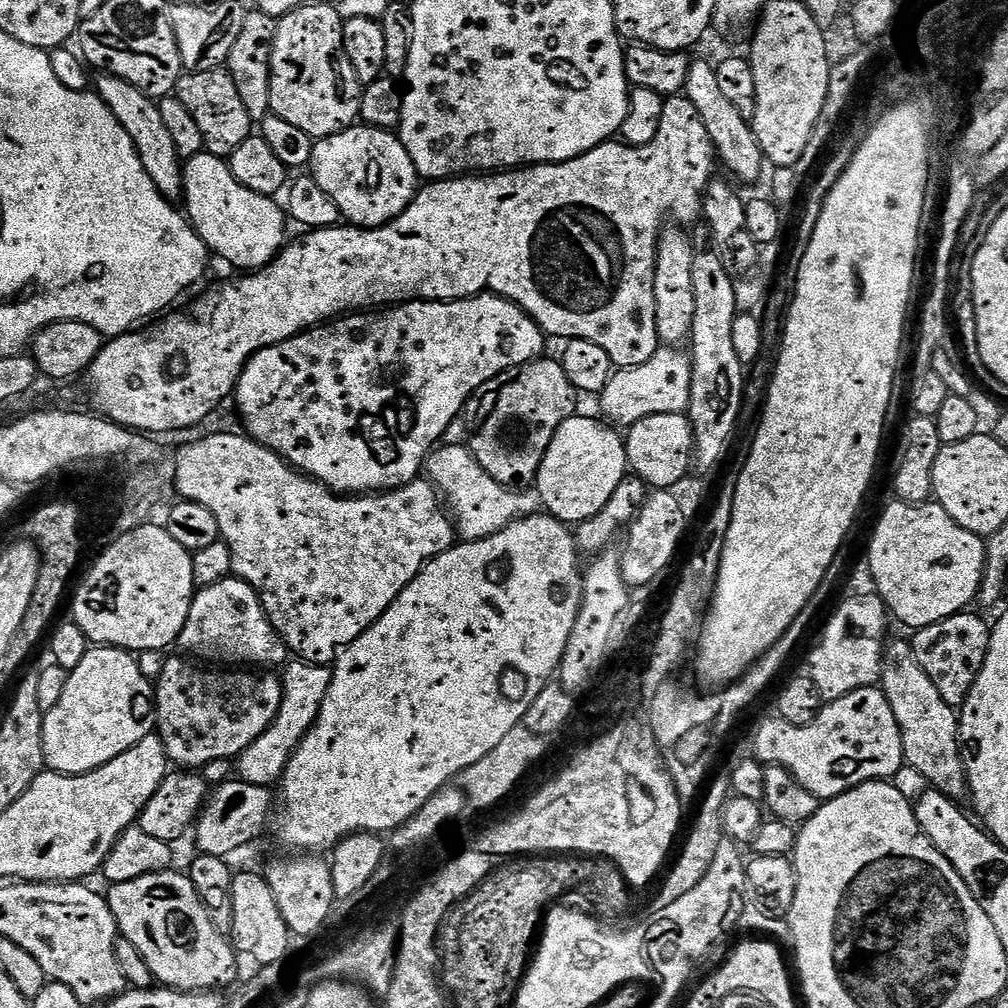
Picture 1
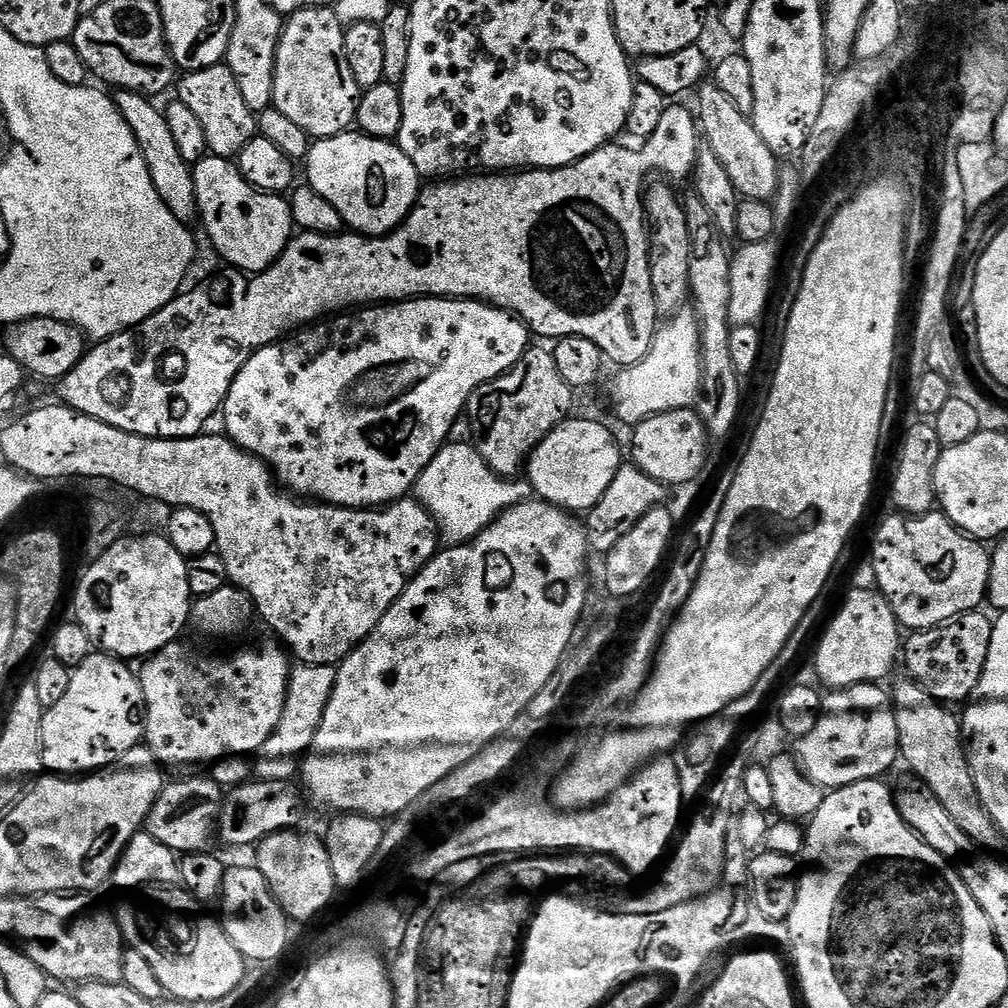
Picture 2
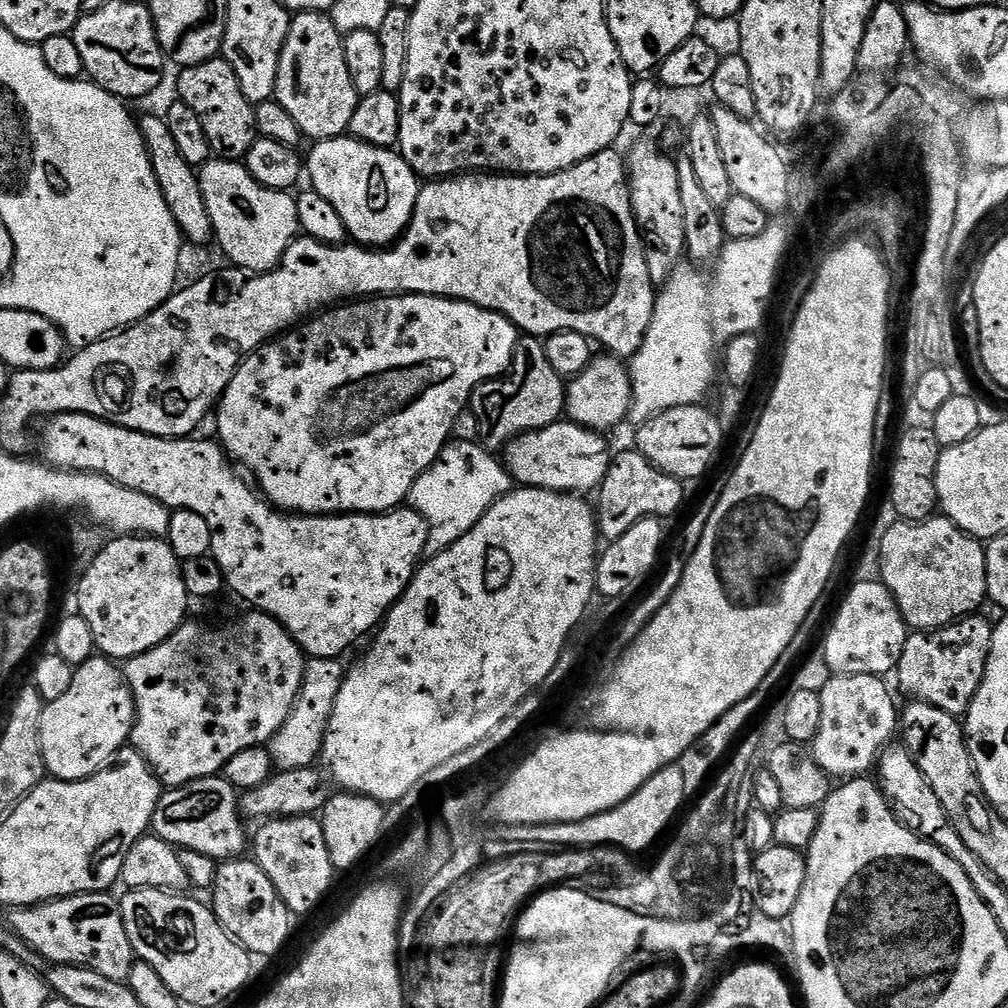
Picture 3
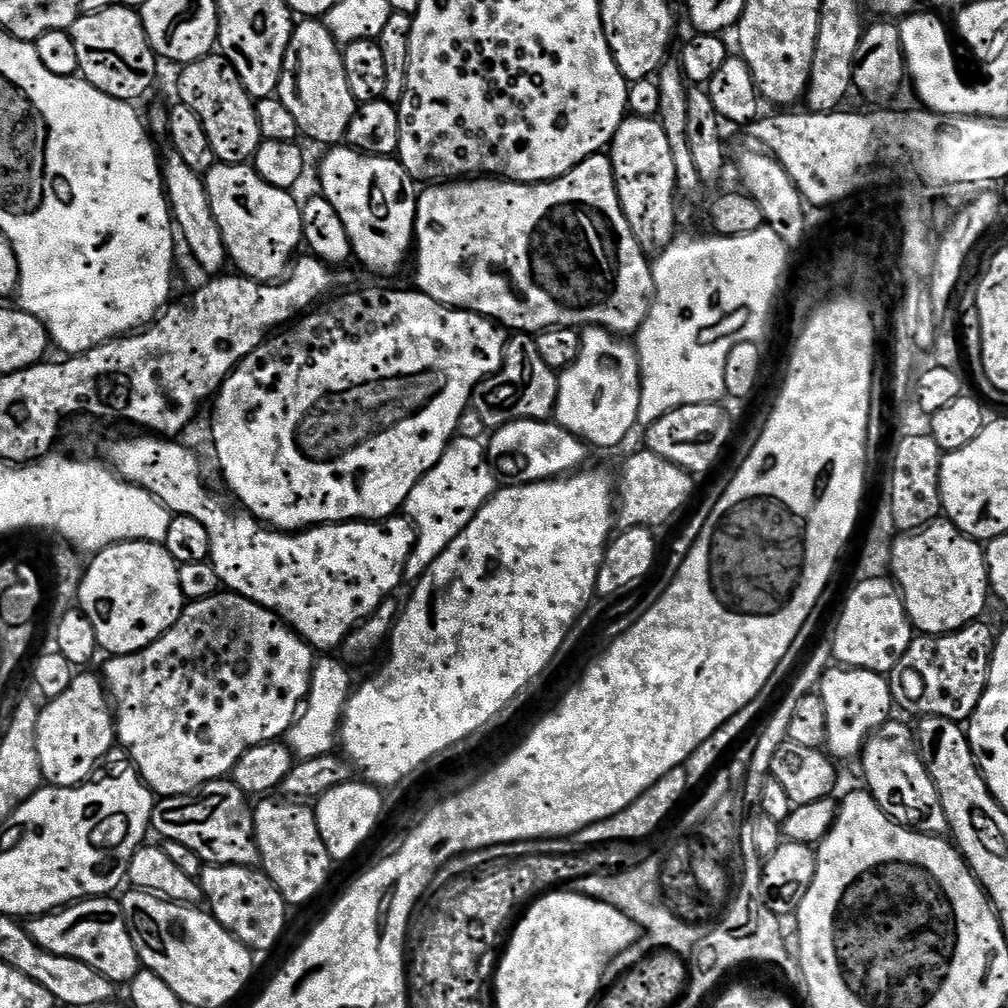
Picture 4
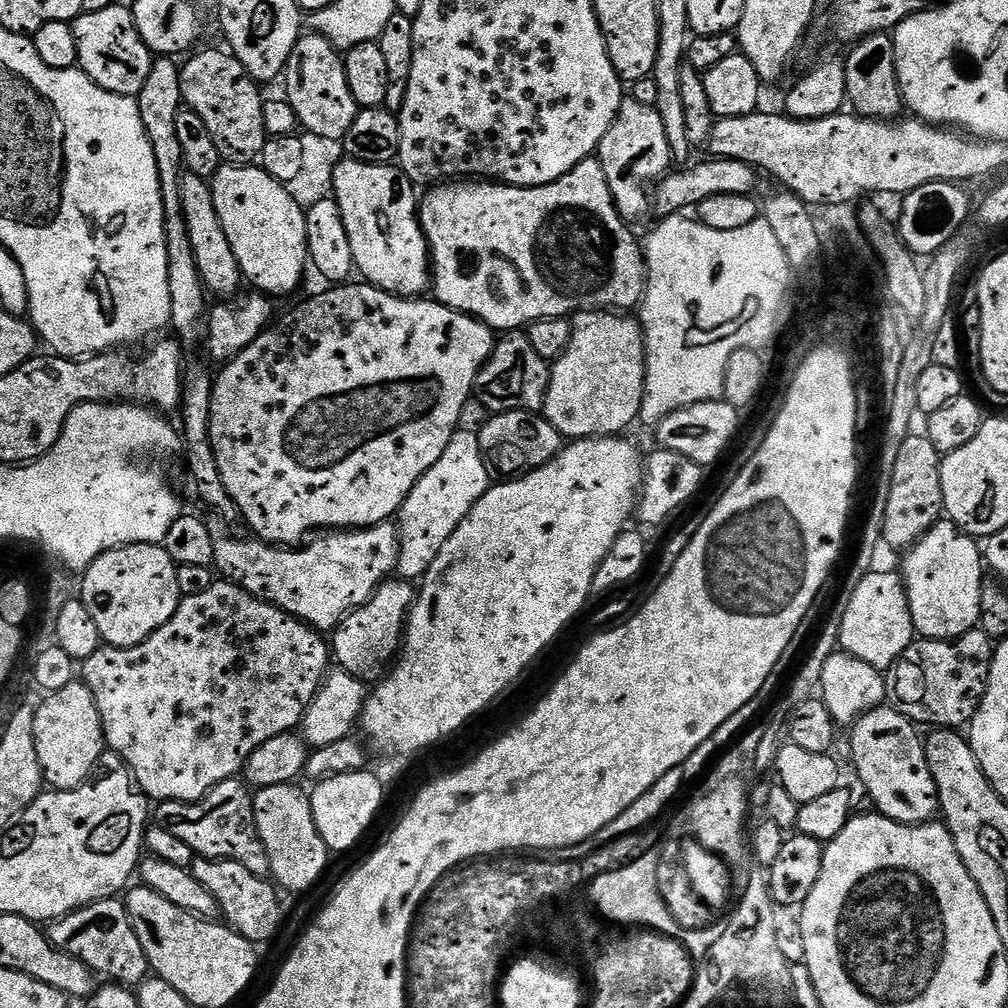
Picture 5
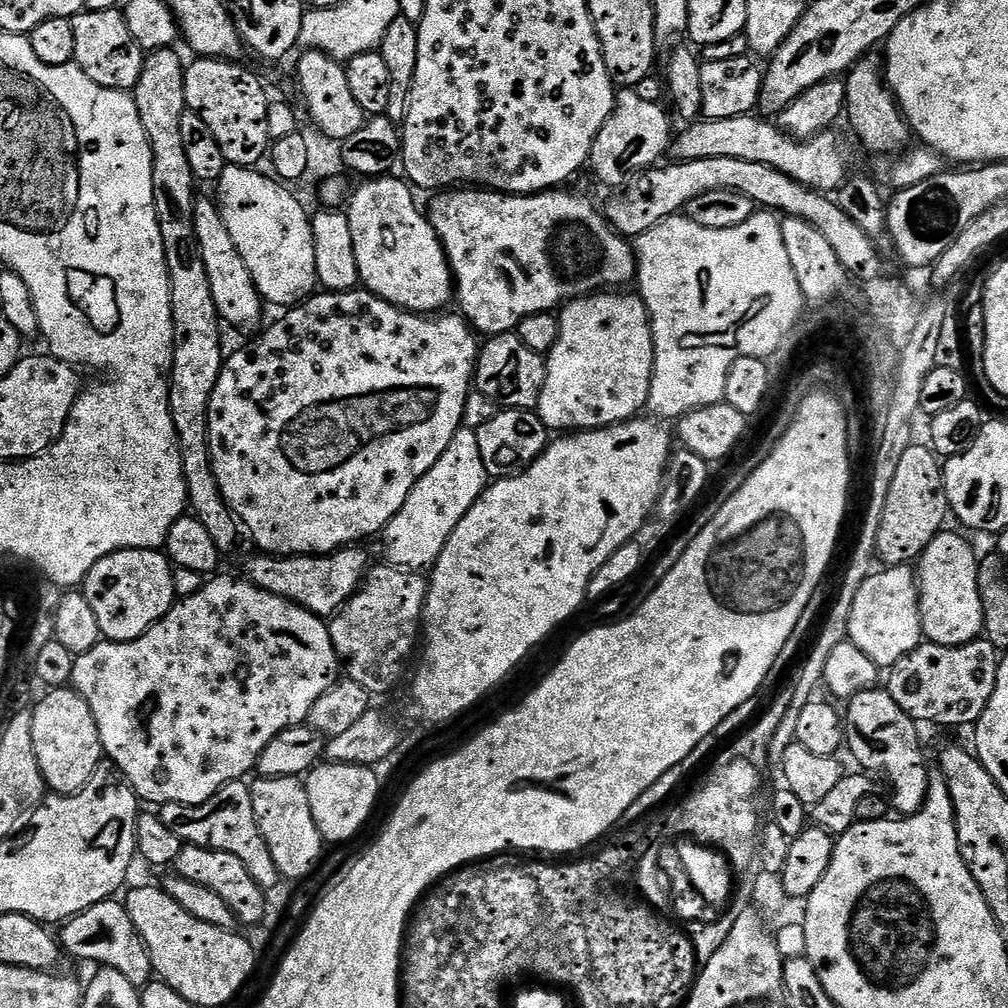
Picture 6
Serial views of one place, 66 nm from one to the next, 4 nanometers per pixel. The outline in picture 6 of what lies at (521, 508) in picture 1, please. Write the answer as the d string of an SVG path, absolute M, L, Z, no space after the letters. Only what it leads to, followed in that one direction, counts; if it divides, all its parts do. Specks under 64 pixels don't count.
M460 427L450 438L450 447L442 458L422 474L422 478L410 490L402 510L394 514L388 527L382 533L384 548L388 551L387 563L393 568L423 573L431 569L442 554L454 526L462 522L464 515L484 493L490 477L484 468L482 454L478 450L478 438L471 428Z

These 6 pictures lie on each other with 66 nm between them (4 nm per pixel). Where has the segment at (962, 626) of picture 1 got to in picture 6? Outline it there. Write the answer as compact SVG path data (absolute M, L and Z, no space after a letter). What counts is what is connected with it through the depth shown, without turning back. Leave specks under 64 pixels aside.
M985 638L971 640L962 646L938 646L924 642L890 669L886 690L892 695L894 702L902 706L905 714L917 722L925 720L928 724L941 724L944 728L960 728L963 724L972 726L980 719L994 694L1001 659L1001 653Z

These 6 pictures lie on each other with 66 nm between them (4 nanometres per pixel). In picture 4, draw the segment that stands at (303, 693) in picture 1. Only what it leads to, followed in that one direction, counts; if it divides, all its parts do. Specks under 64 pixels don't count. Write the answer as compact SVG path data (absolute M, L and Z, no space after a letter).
M324 654L313 663L307 701L296 720L288 727L286 743L297 761L331 756L337 751L340 723L344 721L344 711L354 691L354 683L347 666L334 657Z

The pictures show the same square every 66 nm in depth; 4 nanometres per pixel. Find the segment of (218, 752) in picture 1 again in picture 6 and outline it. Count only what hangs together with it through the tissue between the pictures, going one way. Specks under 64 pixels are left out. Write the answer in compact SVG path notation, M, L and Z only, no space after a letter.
M213 575L202 586L202 590L198 590L198 594L183 597L173 604L172 609L157 624L150 626L150 630L146 630L146 634L130 642L101 639L100 643L94 646L94 650L86 650L86 654L76 657L74 662L70 687L84 699L86 706L90 706L90 714L94 714L103 755L107 759L108 756L112 759L113 766L117 768L113 769L128 781L137 797L148 806L165 804L198 806L206 802L206 798L214 798L214 794L218 794L223 784L244 780L247 772L251 773L255 769L262 750L270 746L273 738L278 738L282 730L307 721L314 702L322 698L326 690L332 688L342 672L342 665L332 645L328 624L321 617L278 594L270 594L262 590L247 578L235 580L232 576L220 575Z

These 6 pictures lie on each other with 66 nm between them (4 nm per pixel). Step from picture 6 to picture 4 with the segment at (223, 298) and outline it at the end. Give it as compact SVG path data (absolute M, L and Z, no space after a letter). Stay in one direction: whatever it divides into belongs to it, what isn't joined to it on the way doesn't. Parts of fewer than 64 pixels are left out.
M171 150L165 151L166 154L162 156L162 175L164 178L164 194L168 198L168 206L172 213L172 218L174 221L174 228L175 231L178 233L179 239L182 241L184 239L184 244L186 247L188 247L188 252L190 255L193 256L194 259L196 259L196 264L198 267L201 268L204 272L212 272L208 274L220 274L225 271L224 264L227 265L229 263L228 258L228 251L226 250L226 246L222 242L222 230L218 230L218 218L214 218L214 210L210 210L210 198L206 194L206 186L204 185L204 176L201 175L199 172L195 172L194 170L190 170L190 165L188 165L187 162L185 162L177 152L173 152Z

